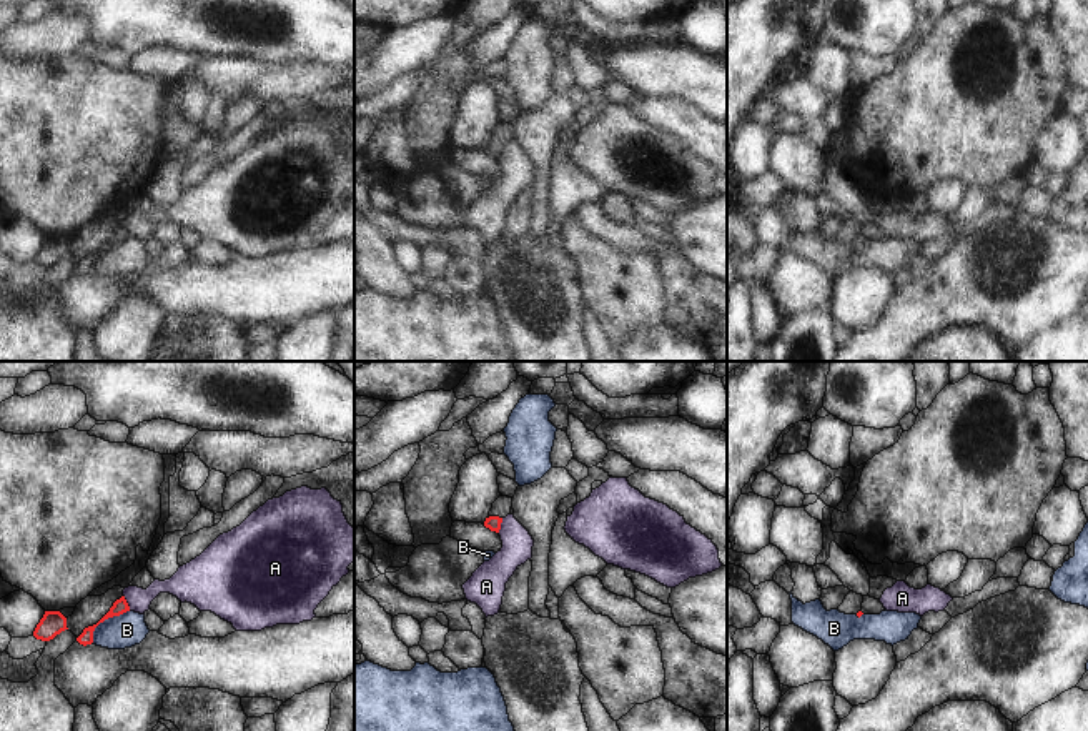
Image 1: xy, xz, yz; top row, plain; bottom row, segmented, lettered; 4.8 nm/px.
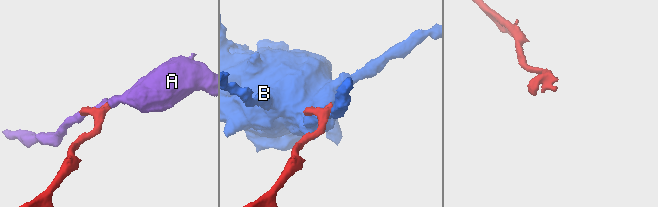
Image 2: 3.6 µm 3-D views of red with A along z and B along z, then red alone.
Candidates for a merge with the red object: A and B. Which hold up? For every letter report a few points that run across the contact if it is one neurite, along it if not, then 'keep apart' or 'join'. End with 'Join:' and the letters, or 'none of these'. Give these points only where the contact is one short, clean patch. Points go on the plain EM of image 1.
A: xy (123, 222), (130, 237) | keep apart
B: xy (128, 237), (105, 245), (95, 255), (92, 268) | keep apart
Join: none of these

